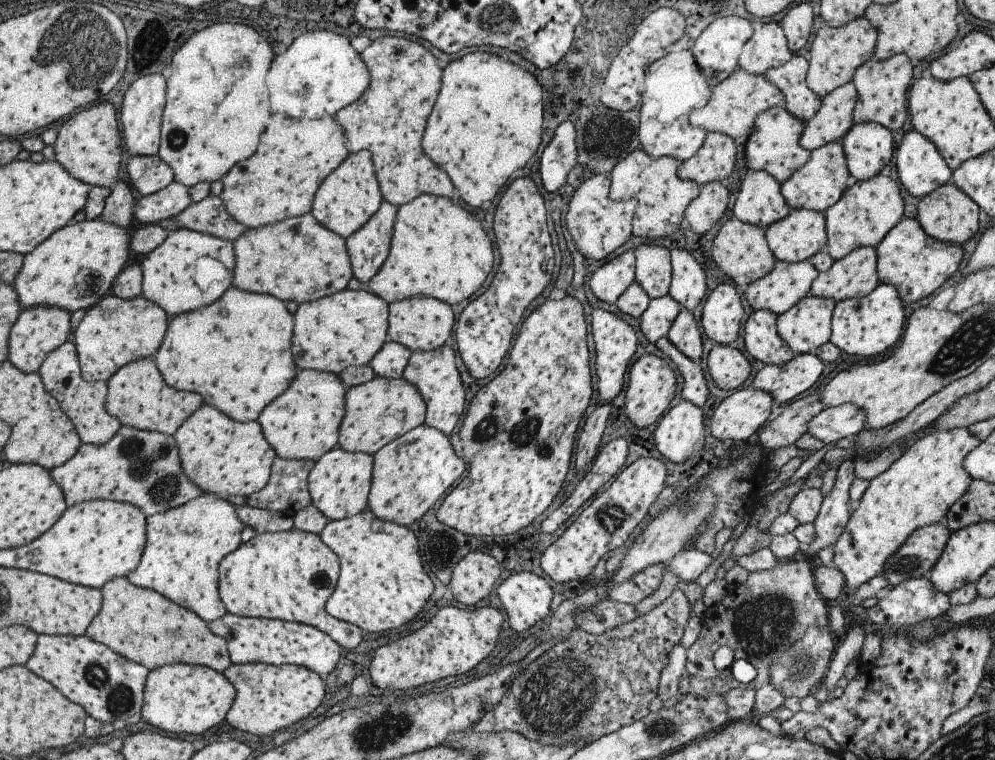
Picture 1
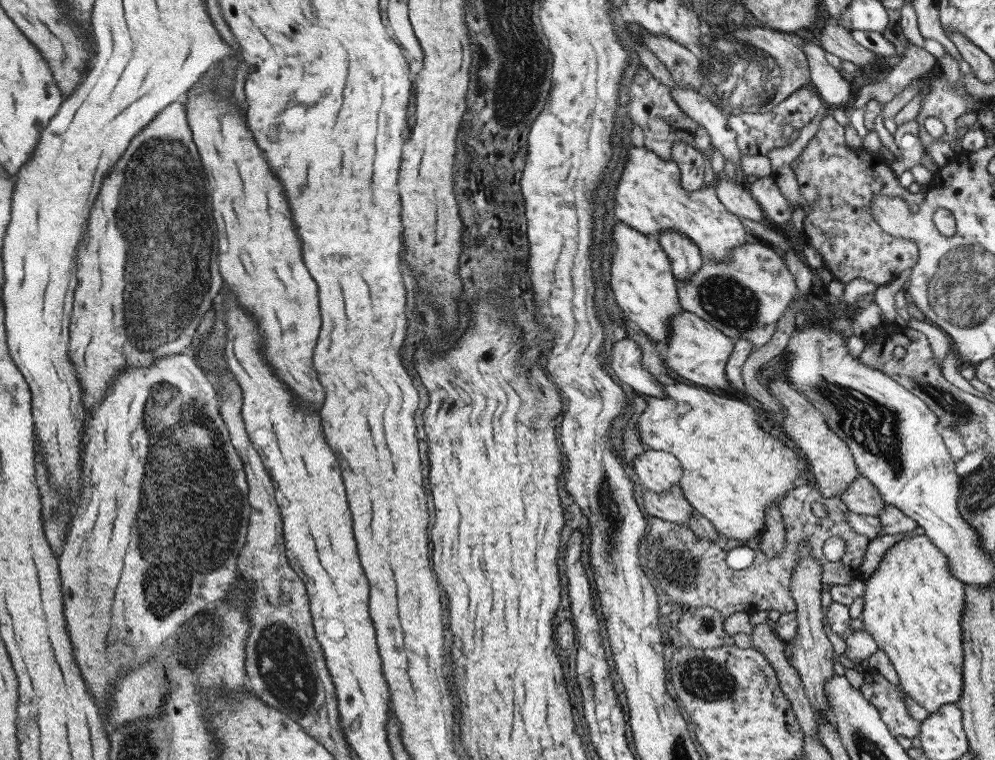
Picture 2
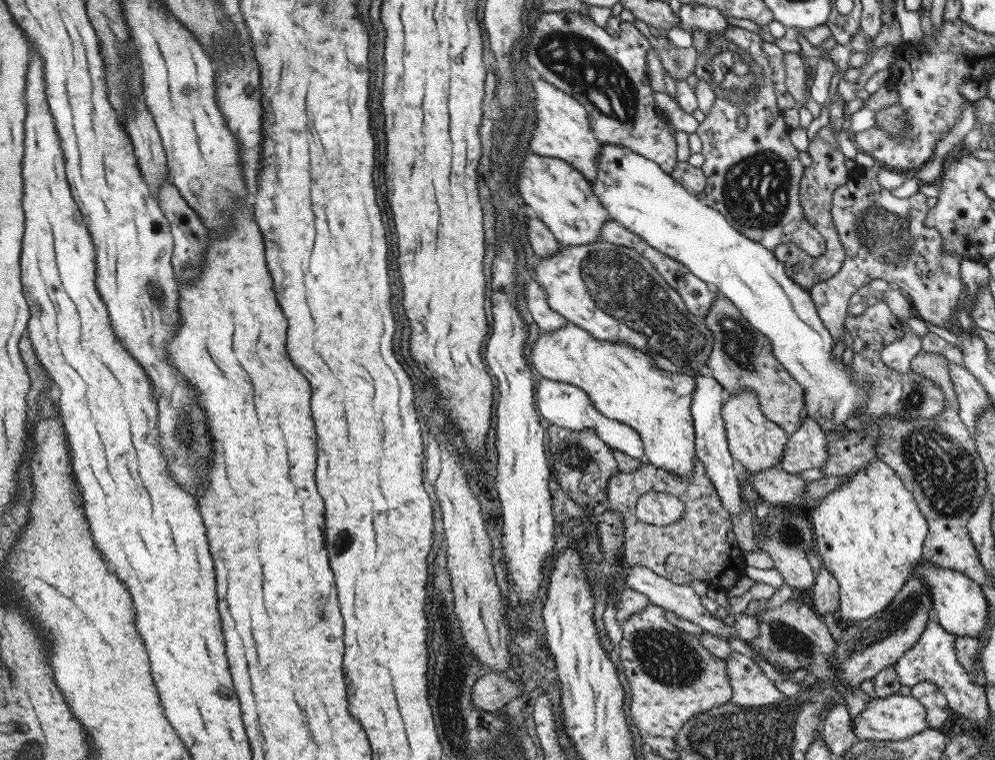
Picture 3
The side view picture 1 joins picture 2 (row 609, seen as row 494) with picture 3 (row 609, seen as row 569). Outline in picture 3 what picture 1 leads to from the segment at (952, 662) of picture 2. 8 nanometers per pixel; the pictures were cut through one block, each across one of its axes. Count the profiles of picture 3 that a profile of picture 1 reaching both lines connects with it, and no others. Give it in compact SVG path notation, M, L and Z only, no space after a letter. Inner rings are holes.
M872 458L866 468L846 477L849 480L841 488L824 496L810 510L810 522L814 524L815 550L821 563L826 565L826 569L838 581L838 614L844 625L857 624L889 606L908 582L916 564L924 559L923 544L929 533L926 517L913 494L906 489L897 473L880 458Z

